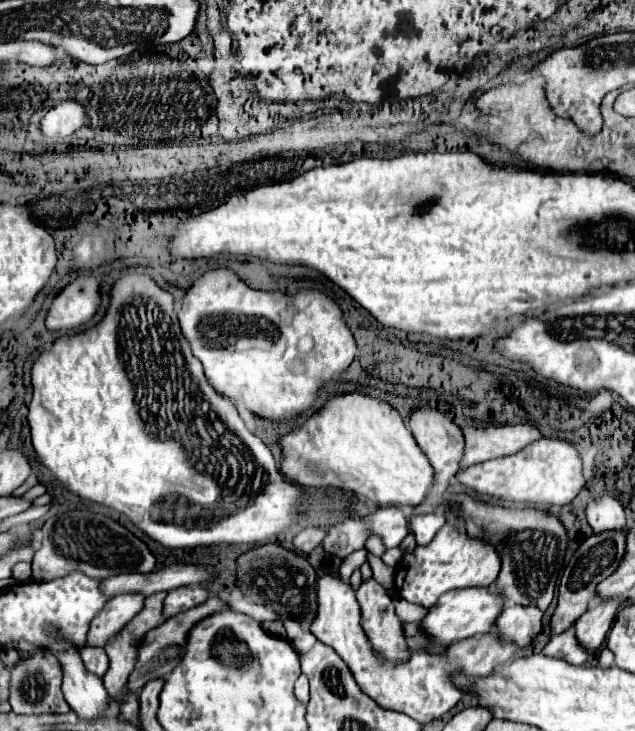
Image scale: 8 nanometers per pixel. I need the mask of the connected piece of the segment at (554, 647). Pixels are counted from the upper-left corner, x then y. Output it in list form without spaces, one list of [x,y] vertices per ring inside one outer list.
[[[573,627],[567,629],[561,635],[553,635],[549,639],[549,643],[543,647],[543,653],[549,657],[557,657],[563,659],[571,665],[583,665],[589,657],[589,653],[585,653],[585,649],[581,649],[579,641],[575,641],[575,633]]]

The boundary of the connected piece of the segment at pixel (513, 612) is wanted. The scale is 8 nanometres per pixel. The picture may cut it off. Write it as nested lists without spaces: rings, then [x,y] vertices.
[[[507,605],[497,619],[497,633],[505,639],[517,641],[519,647],[527,647],[533,635],[541,631],[543,611],[533,605]]]

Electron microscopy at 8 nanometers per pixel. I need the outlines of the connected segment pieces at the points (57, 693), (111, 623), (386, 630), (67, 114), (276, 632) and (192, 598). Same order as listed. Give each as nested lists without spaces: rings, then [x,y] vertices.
[[[39,649],[35,655],[21,659],[19,665],[13,667],[11,679],[9,679],[9,705],[15,713],[63,713],[63,693],[61,693],[61,665],[57,665],[55,657],[49,651]]]
[[[117,595],[111,601],[105,603],[105,607],[93,617],[87,633],[87,643],[89,647],[105,647],[105,643],[125,625],[129,619],[133,619],[143,605],[141,595]]]
[[[371,577],[357,589],[357,601],[361,605],[363,629],[375,651],[391,661],[407,659],[409,649],[405,645],[403,627],[385,587]]]
[[[61,101],[55,105],[43,119],[41,129],[43,135],[49,139],[59,139],[59,137],[69,137],[73,135],[79,127],[83,127],[87,117],[87,109],[79,101]]]
[[[265,621],[265,623],[261,623],[261,627],[263,627],[269,635],[273,635],[273,637],[281,637],[281,639],[287,637],[285,627],[283,627],[281,621]]]
[[[179,587],[179,589],[173,589],[167,593],[165,597],[165,611],[163,615],[165,617],[173,617],[181,611],[187,611],[187,609],[193,609],[197,605],[201,605],[205,599],[207,599],[209,591],[203,589],[203,587]]]

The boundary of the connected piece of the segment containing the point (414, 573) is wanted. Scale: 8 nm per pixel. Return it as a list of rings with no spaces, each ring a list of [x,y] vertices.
[[[445,523],[429,545],[417,545],[413,551],[405,553],[395,573],[397,593],[409,601],[423,607],[433,607],[437,599],[459,587],[489,587],[495,583],[501,571],[501,557],[481,539],[467,537],[465,531],[457,531],[451,523]]]

